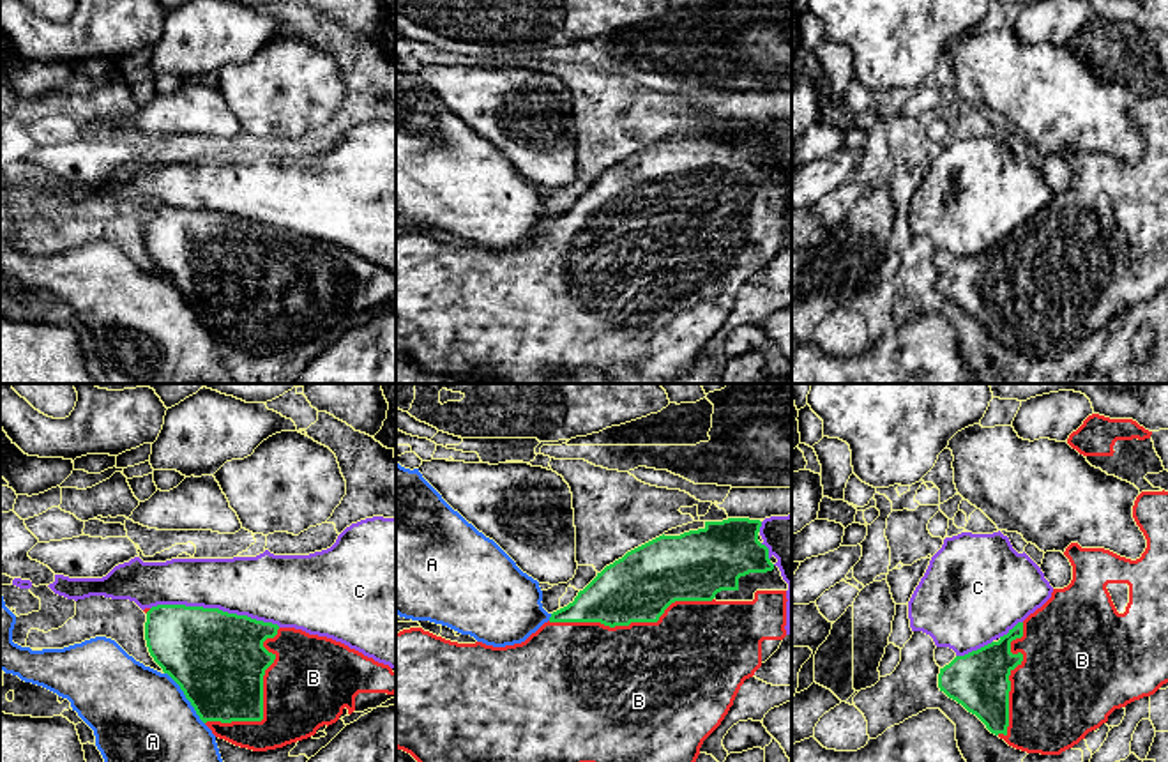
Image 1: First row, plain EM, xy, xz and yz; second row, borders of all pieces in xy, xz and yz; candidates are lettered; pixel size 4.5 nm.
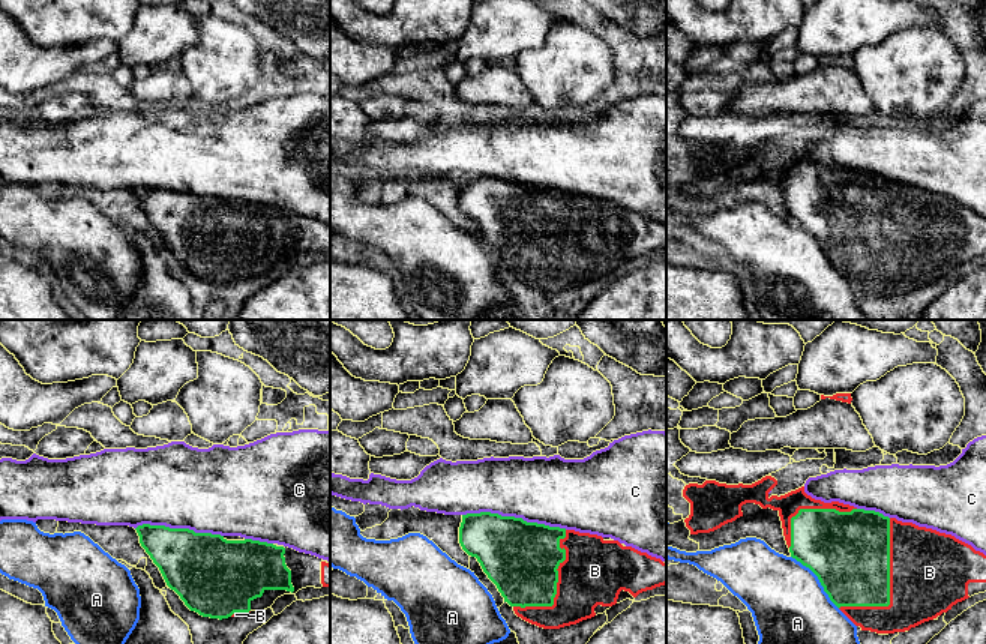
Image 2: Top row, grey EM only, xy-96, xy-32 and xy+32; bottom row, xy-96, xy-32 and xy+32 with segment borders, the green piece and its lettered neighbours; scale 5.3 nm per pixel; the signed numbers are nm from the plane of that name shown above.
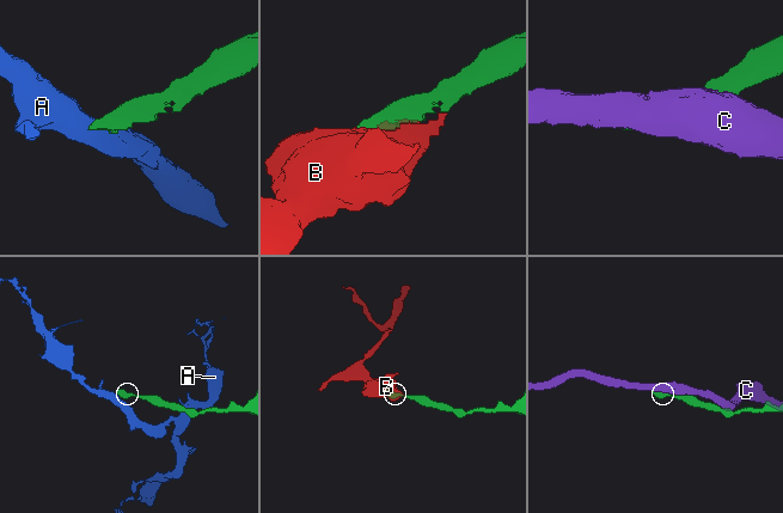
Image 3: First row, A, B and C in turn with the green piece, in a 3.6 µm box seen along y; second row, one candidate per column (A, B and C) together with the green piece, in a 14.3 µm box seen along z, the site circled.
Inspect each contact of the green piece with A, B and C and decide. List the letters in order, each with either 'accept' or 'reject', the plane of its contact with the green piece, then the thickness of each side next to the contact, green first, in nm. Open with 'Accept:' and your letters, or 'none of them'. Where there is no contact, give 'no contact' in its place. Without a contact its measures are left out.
Accept: B
A: reject | xy | 420/440 nm
B: accept | xz | 320/480 nm
C: reject | xy | 420/300 nm

